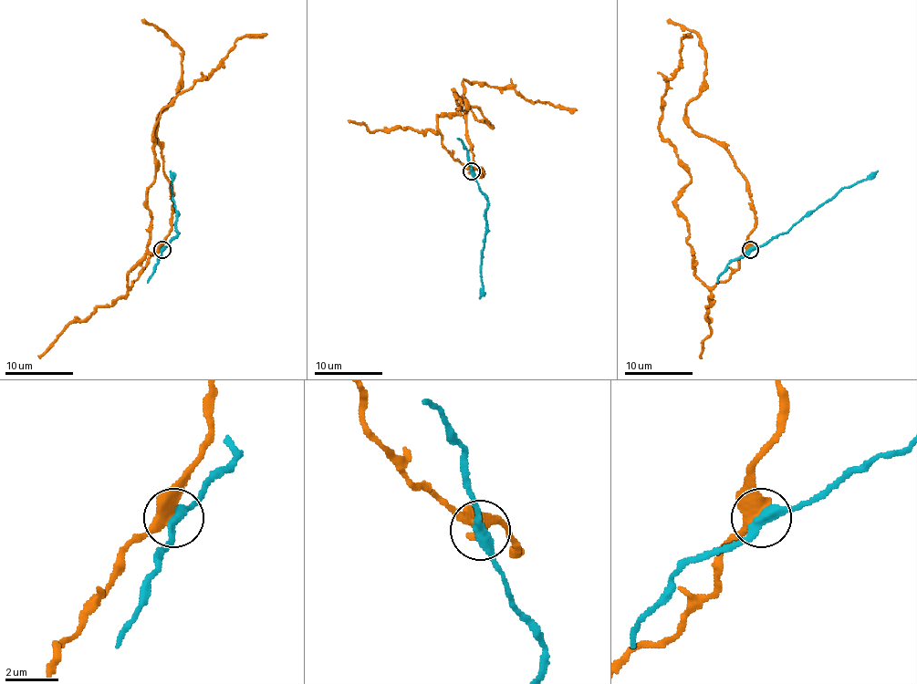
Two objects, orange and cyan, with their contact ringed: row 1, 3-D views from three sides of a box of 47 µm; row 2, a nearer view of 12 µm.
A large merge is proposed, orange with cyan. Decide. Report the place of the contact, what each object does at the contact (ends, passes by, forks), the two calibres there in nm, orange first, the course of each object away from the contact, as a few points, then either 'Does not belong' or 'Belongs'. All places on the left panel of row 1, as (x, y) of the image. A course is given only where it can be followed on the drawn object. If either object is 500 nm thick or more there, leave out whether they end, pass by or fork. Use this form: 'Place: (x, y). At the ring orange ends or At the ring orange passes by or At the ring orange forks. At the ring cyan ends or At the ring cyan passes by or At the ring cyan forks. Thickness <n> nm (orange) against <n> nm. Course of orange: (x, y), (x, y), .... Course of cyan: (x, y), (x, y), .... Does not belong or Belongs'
Place: (161, 249). At the ring orange forks. At the ring cyan passes by. Thickness 300 nm (orange) against 360 nm. Course of orange: (161, 250), (129, 287), (128, 272), (150, 242), (148, 187), (154, 181), (154, 122), (237, 39), (266, 33). Course of cyan: (161, 250), (177, 234), (170, 170). Does not belong

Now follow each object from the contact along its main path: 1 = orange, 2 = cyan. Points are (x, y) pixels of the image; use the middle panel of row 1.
1: (471, 170), (444, 147), (437, 119), (461, 108), (457, 98), (464, 111), (464, 80), (577, 109)
2: (471, 170), (486, 200), (480, 297)

